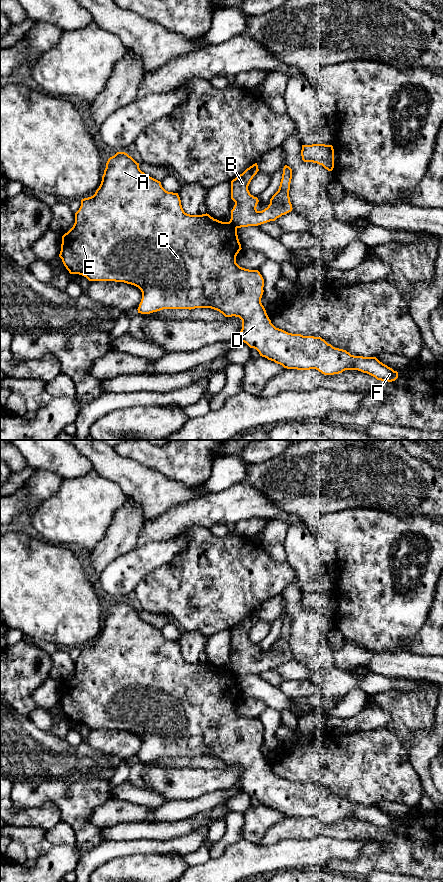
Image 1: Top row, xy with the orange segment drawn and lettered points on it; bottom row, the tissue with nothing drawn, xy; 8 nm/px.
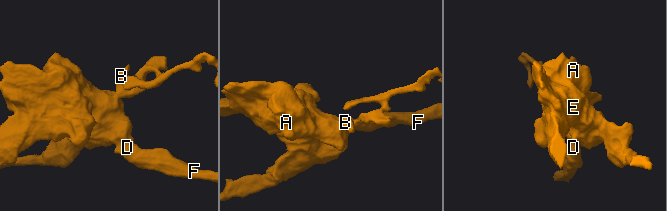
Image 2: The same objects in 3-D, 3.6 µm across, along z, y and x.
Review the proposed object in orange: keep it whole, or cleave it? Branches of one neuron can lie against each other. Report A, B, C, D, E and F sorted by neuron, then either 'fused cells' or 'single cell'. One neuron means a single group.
A C D E F / B | fused cells

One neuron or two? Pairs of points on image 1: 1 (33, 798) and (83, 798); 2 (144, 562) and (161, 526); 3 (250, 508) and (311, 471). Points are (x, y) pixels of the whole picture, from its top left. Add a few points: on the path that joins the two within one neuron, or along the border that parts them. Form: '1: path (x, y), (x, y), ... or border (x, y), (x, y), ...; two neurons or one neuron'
1: path (45, 796), (61, 796), (65, 800), (71, 800); one neuron
2: border (177, 535), (164, 540), (151, 541), (136, 547); two neurons
3: border (248, 484), (251, 484), (270, 499), (281, 512); two neurons

